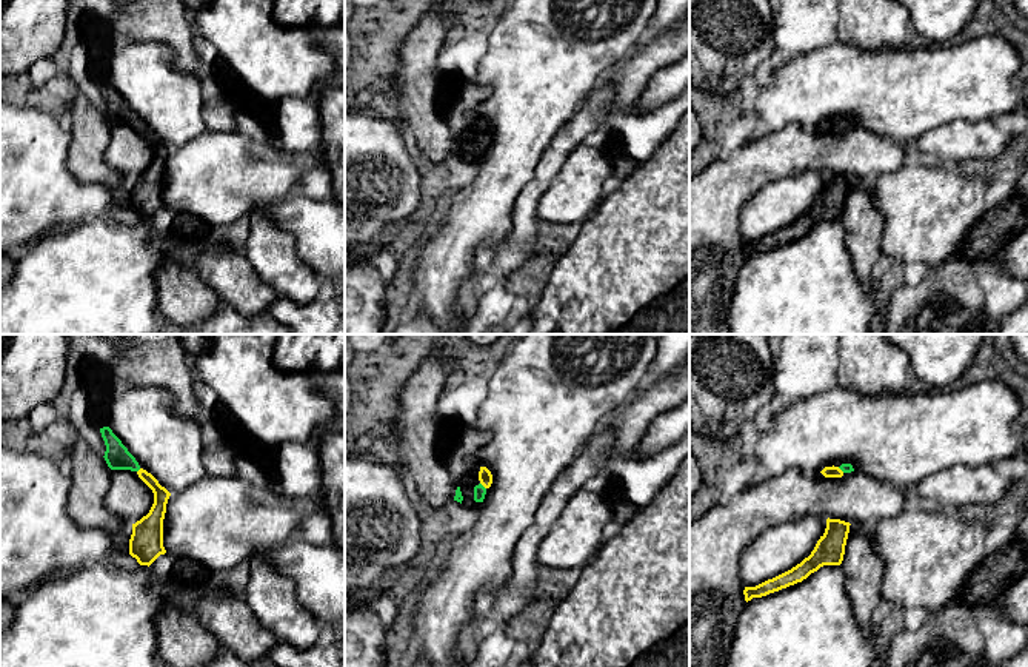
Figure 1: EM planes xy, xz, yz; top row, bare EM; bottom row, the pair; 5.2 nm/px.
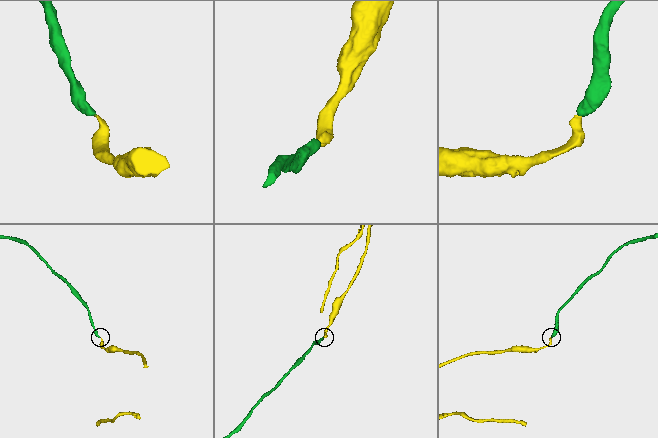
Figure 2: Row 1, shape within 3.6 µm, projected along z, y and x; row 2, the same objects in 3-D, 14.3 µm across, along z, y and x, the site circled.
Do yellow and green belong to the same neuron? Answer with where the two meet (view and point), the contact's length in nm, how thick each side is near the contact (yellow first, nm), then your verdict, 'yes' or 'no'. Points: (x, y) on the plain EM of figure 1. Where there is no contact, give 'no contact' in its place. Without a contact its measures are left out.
contact xz (482, 139); length 50 nm; calibres 70 and 60 nm; yes

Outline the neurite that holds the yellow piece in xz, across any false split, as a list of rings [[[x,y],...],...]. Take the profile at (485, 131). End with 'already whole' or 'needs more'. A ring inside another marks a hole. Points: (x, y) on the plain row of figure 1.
[[[480,122],[479,136],[480,136],[480,139],[474,142],[474,156],[483,157],[486,145],[492,139],[492,129],[486,122]]]; needs more

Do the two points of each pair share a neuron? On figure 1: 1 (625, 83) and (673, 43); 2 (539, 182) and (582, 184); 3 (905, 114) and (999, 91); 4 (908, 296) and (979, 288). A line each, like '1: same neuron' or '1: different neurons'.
1: same neuron
2: different neurons
3: same neuron
4: same neuron

